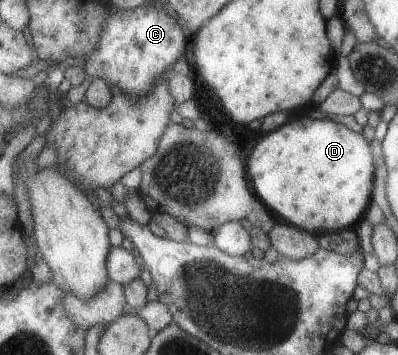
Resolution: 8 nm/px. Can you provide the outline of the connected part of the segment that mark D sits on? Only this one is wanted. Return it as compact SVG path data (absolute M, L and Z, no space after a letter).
M298 118L255 143L247 159L247 178L276 220L320 236L355 228L363 219L374 184L374 161L361 134L332 120Z

